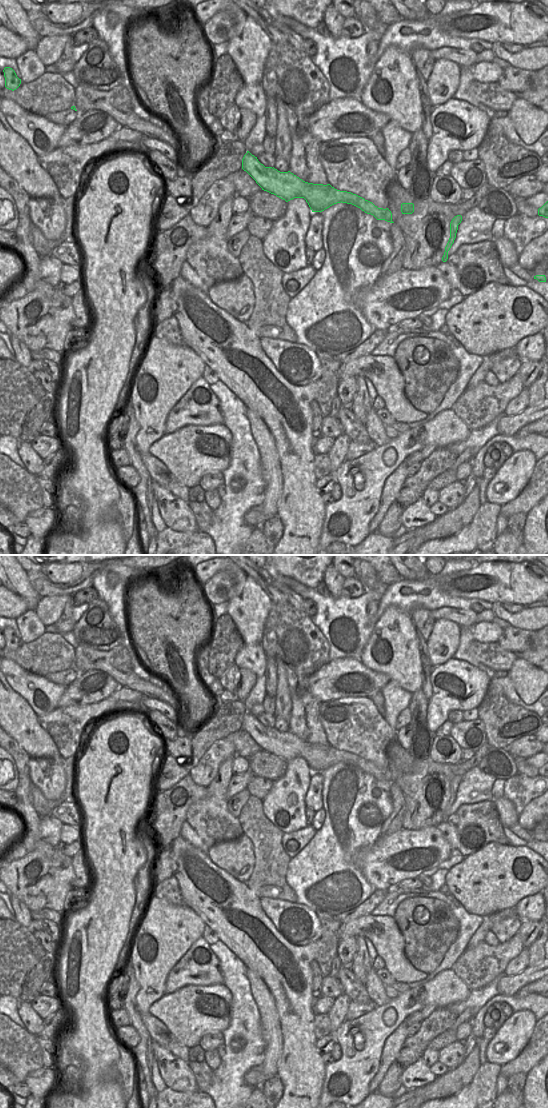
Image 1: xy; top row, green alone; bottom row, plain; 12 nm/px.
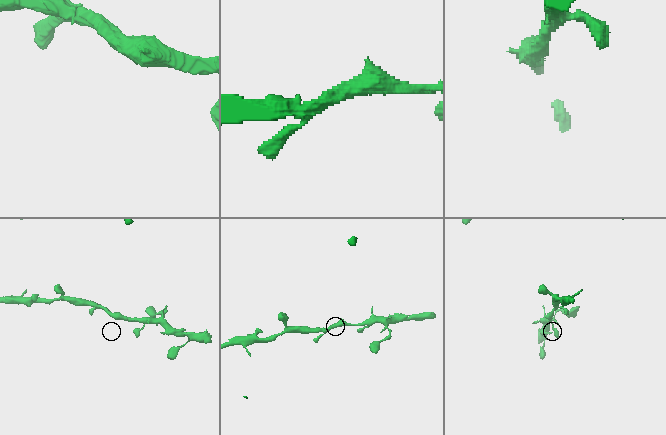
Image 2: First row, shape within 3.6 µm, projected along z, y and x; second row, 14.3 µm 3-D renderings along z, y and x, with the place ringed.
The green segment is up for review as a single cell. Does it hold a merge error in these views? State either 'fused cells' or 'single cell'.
single cell

